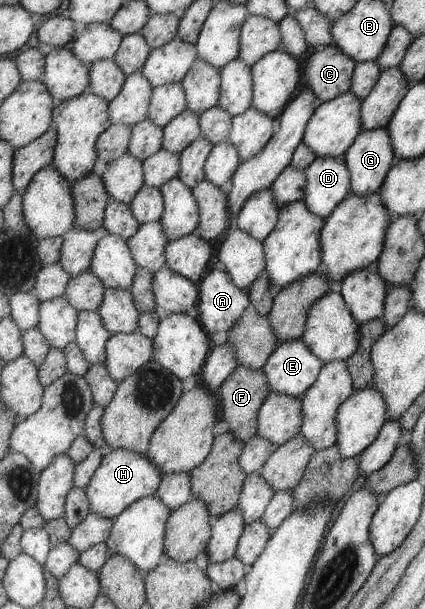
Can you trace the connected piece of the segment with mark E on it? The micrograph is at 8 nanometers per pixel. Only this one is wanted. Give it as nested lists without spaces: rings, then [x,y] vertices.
[[[299,338],[279,344],[263,368],[272,391],[299,398],[313,387],[323,366],[323,360]]]

